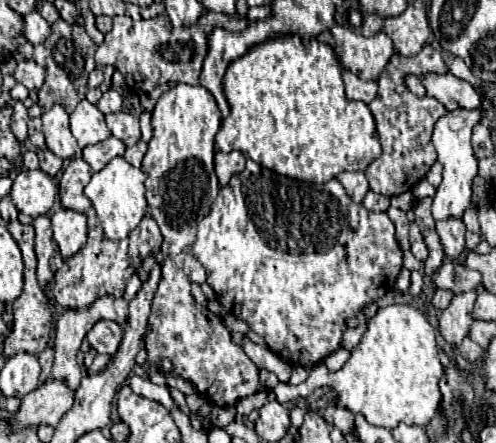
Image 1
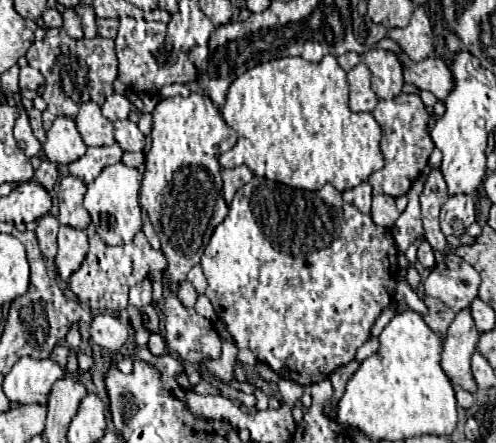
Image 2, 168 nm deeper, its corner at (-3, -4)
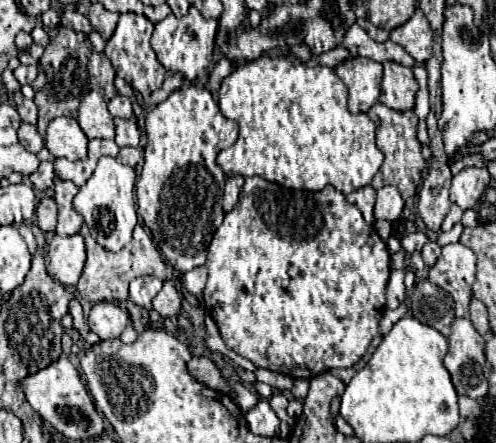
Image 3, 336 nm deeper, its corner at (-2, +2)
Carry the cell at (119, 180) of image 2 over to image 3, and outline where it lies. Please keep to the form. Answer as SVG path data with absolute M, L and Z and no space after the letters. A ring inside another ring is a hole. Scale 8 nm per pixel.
M102 156L94 174L74 196L74 210L84 218L84 224L90 228L92 238L106 250L120 250L132 240L132 230L138 222L136 202L134 202L134 184L136 172L130 166L124 166L118 158Z

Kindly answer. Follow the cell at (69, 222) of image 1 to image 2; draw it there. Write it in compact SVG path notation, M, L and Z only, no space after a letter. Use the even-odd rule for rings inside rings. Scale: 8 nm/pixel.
M59 226L59 252L55 258L59 276L67 282L67 278L81 266L81 262L87 256L89 250L89 242L87 242L87 234L85 230L77 230L71 226Z

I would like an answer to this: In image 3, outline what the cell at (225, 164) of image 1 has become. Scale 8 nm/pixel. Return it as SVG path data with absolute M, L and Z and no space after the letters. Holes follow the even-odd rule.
M234 176L226 180L226 188L224 188L224 212L230 212L236 206L240 188L244 186L244 178L242 176Z

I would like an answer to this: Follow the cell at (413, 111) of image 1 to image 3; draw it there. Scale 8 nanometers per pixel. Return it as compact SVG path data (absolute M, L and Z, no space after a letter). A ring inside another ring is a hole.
M374 104L368 110L368 116L376 124L376 146L384 154L384 164L378 170L378 174L374 176L374 180L372 180L372 188L378 190L378 188L382 188L386 184L394 184L394 186L398 186L404 200L414 196L416 188L418 188L418 182L422 178L422 168L426 166L426 162L424 162L424 158L420 154L420 142L416 138L418 118L416 118L414 110L396 112L396 110L390 110L384 104Z

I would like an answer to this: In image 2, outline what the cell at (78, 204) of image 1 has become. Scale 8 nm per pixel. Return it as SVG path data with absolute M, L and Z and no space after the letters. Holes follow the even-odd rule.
M67 176L59 184L59 222L85 230L91 222L89 212L83 208L87 184L77 176Z

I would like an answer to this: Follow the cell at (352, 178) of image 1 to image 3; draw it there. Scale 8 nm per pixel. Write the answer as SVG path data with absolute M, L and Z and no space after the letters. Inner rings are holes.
M366 186L366 188L360 188L360 190L356 190L356 192L350 192L348 196L346 196L346 200L350 202L350 204L354 204L360 212L362 212L362 216L364 216L364 220L368 222L368 224L374 224L374 214L372 214L372 208L374 208L374 202L376 202L376 190L372 188L372 186Z

